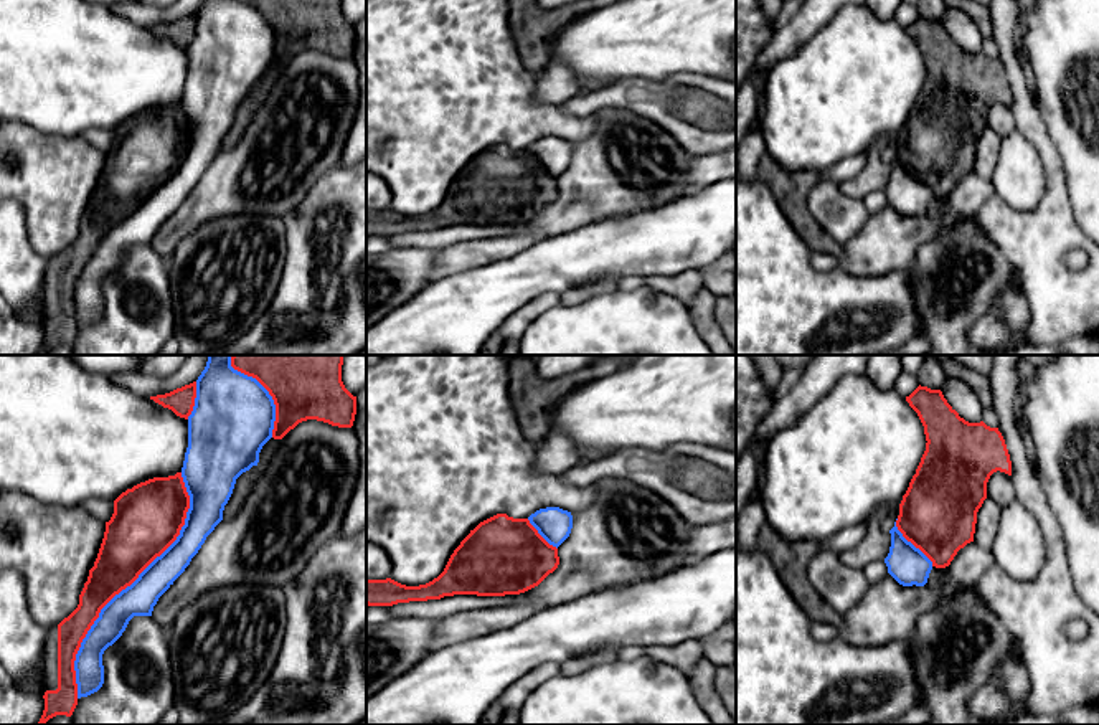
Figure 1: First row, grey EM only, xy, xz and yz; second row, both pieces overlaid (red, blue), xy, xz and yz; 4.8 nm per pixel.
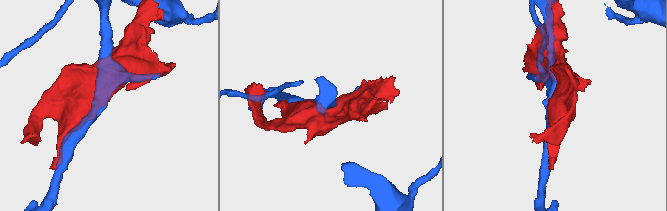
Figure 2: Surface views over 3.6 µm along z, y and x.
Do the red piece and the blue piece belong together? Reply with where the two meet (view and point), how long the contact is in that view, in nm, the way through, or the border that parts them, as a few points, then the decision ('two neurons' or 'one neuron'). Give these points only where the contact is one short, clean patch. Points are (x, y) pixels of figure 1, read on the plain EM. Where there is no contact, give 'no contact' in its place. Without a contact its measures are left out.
contact xy (127, 215); length 1200 nm; two neurons

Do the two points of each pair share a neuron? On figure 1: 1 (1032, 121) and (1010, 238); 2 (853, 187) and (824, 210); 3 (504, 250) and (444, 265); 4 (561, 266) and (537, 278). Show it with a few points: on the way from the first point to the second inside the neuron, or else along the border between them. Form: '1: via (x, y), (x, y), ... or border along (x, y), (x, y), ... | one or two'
1: via (1048, 152), (1053, 161), (1053, 202), (1042, 213) | one
2: border along (835, 184), (844, 194), (862, 200) | two
3: via (489, 250), (459, 258) | one
4: via (555, 266), (548, 266), (543, 271) | one

